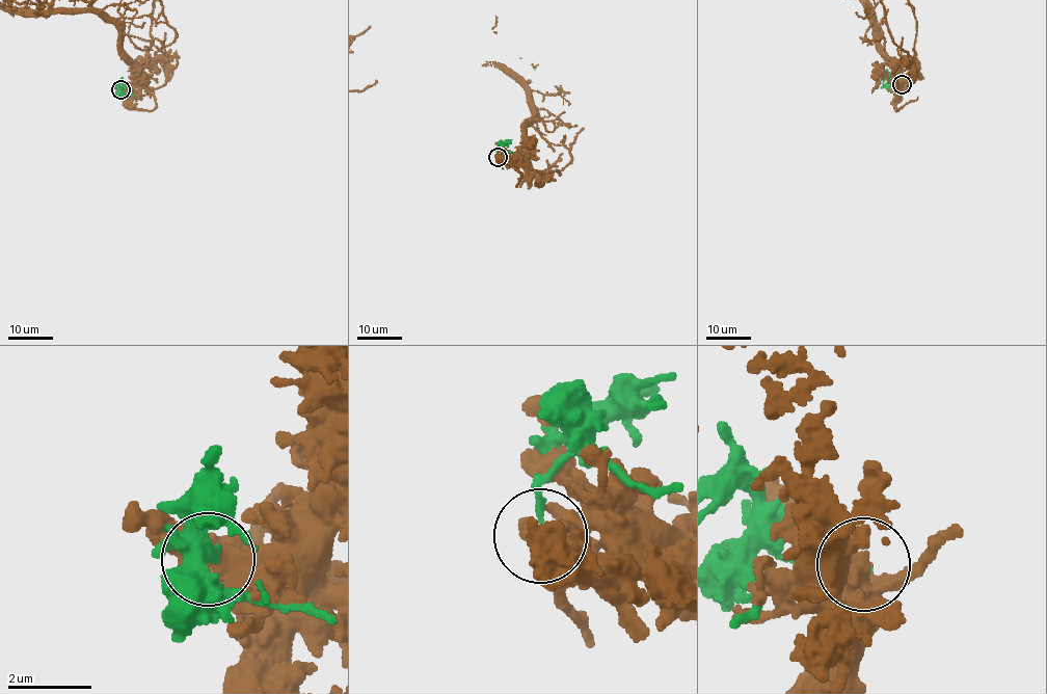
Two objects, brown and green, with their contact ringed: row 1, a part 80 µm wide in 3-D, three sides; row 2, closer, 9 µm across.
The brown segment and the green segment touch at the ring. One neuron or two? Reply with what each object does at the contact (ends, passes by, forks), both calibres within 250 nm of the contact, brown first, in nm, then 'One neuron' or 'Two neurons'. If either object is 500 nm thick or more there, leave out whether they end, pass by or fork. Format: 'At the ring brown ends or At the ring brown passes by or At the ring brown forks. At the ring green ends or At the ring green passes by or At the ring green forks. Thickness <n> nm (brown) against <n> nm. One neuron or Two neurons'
Thickness 600 nm (brown) against 160 nm. Two neurons

